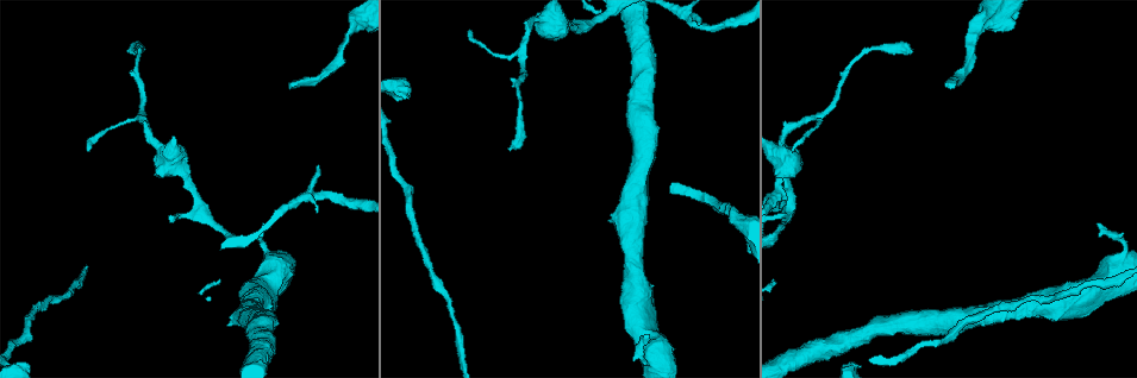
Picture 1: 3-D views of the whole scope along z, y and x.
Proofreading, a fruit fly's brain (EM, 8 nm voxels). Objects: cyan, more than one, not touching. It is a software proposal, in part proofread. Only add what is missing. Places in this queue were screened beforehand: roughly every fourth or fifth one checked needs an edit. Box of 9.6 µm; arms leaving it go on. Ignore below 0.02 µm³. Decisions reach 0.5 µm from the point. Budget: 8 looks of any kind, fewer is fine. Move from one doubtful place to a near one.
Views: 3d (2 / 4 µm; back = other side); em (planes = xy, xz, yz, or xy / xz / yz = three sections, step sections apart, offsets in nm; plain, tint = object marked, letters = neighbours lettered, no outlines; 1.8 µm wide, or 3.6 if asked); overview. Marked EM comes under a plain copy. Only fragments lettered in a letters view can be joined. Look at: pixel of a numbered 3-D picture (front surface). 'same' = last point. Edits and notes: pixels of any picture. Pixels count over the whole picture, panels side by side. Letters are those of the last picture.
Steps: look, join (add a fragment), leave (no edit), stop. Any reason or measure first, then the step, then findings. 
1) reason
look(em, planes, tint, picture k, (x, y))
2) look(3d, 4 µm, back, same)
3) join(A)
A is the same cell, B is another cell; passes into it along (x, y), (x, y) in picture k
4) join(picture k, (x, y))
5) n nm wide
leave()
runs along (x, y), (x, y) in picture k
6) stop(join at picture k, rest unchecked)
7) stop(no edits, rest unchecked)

an open end
look(3d, 4 µm, picture 1, (649, 336))

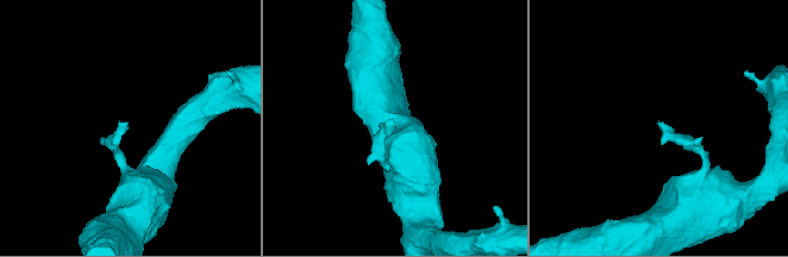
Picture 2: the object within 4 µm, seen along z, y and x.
shape alone is not enough
look(em, planes, tint, picture 2, (658, 123))

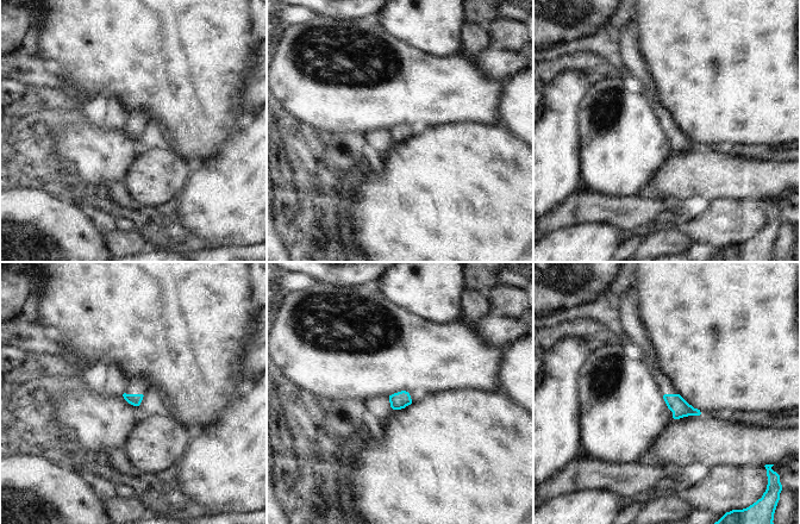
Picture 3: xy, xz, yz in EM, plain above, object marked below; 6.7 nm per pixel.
what lies round it
look(em, planes, letters, same)

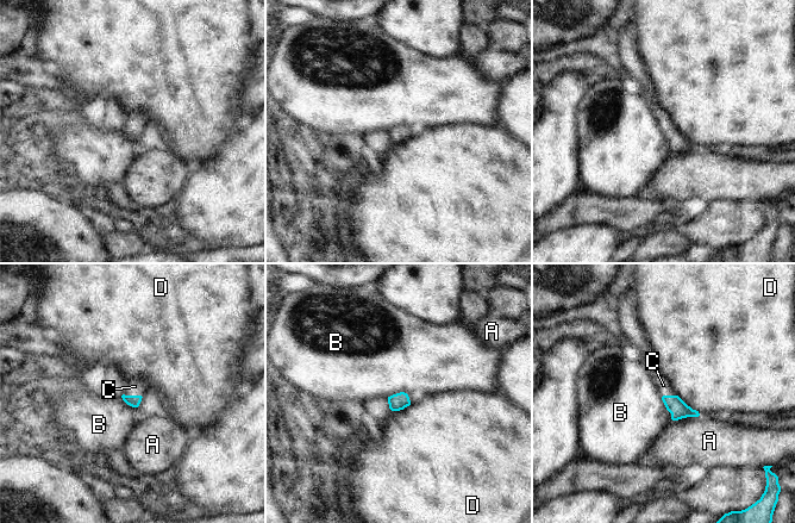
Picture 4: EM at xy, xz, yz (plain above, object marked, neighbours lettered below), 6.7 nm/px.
80 nm wide
join(picture 4, (135, 386))
C is the same cell, A, B and D are other cells; passes into it along (132, 400), (133, 396), (135, 386) in picture 4; the neuron continues

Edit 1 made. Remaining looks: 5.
end of a long branch
look(em, xz, step 4, letters, picture 1, (130, 51))

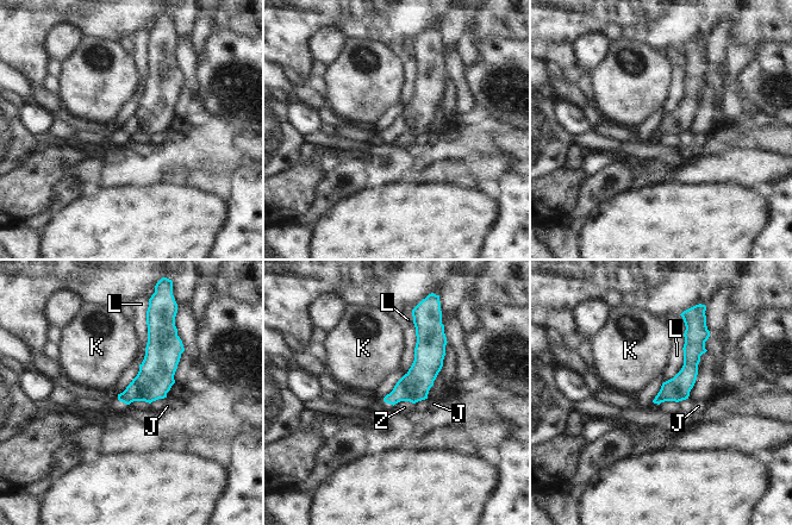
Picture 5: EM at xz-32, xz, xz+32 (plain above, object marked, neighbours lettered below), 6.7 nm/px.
leave()
J, K, L and Z are other cells; runs along (422, 326), (424, 368), (390, 400) in picture 5; none of them fits

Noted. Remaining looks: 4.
stop(join at picture 4, rest unchecked)

